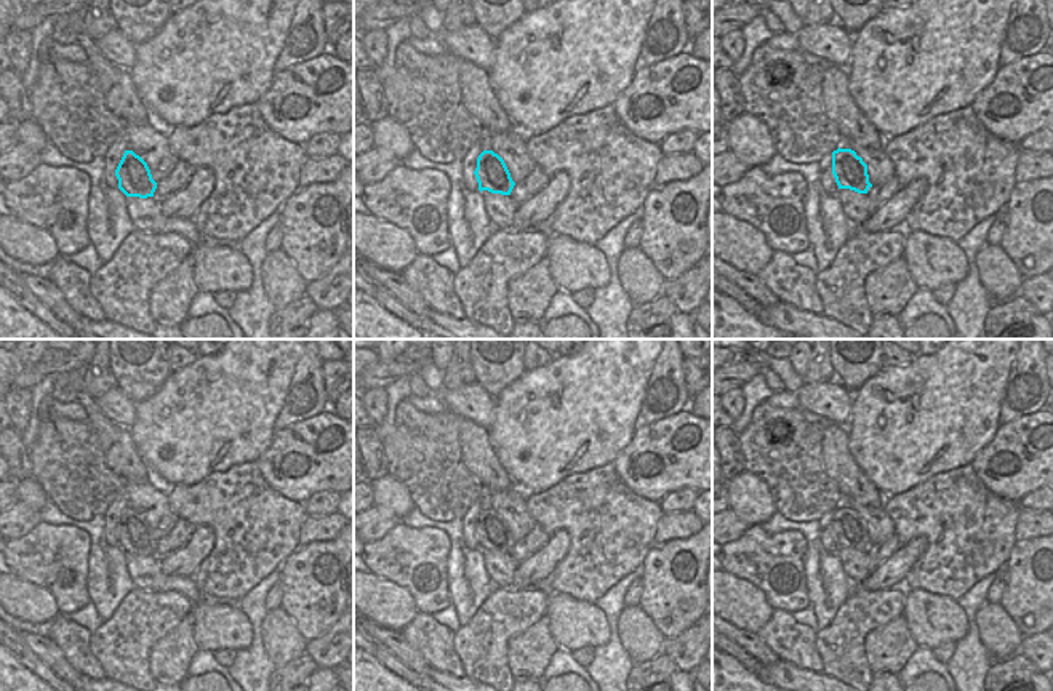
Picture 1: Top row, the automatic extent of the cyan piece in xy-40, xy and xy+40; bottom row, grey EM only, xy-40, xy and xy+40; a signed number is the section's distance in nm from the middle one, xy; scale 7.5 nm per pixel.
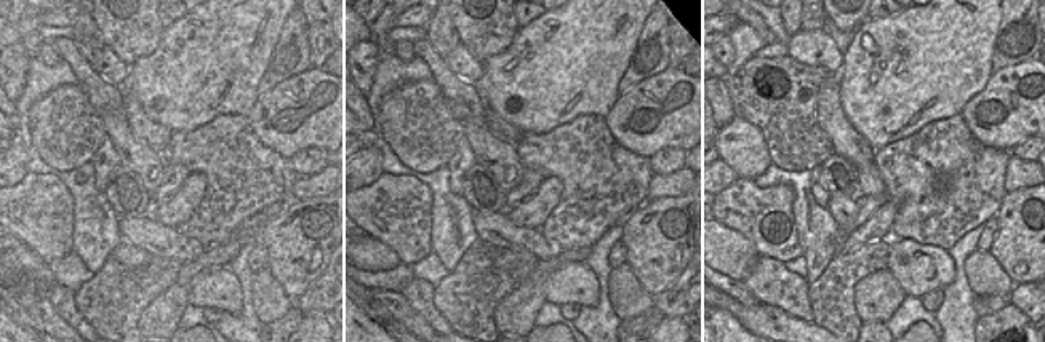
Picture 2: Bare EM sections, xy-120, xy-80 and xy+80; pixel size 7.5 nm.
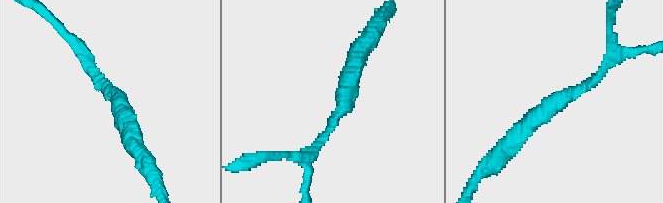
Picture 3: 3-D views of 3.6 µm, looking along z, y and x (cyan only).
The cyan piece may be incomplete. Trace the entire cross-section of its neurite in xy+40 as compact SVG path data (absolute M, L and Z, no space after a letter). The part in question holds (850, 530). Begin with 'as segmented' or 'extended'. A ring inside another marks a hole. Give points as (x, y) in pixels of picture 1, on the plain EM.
as segmented; M837 507L832 510L832 533L839 547L850 547L858 552L867 552L869 541L867 523L851 507Z

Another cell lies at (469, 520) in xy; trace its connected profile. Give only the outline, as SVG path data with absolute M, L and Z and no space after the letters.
M486 494L478 496L467 509L466 515L461 518L461 525L464 528L464 544L467 549L478 549L478 541L474 533L477 526L477 517L483 509L490 509L490 497Z

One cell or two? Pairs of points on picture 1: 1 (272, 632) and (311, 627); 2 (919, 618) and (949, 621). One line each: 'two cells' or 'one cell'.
1: two cells
2: one cell

